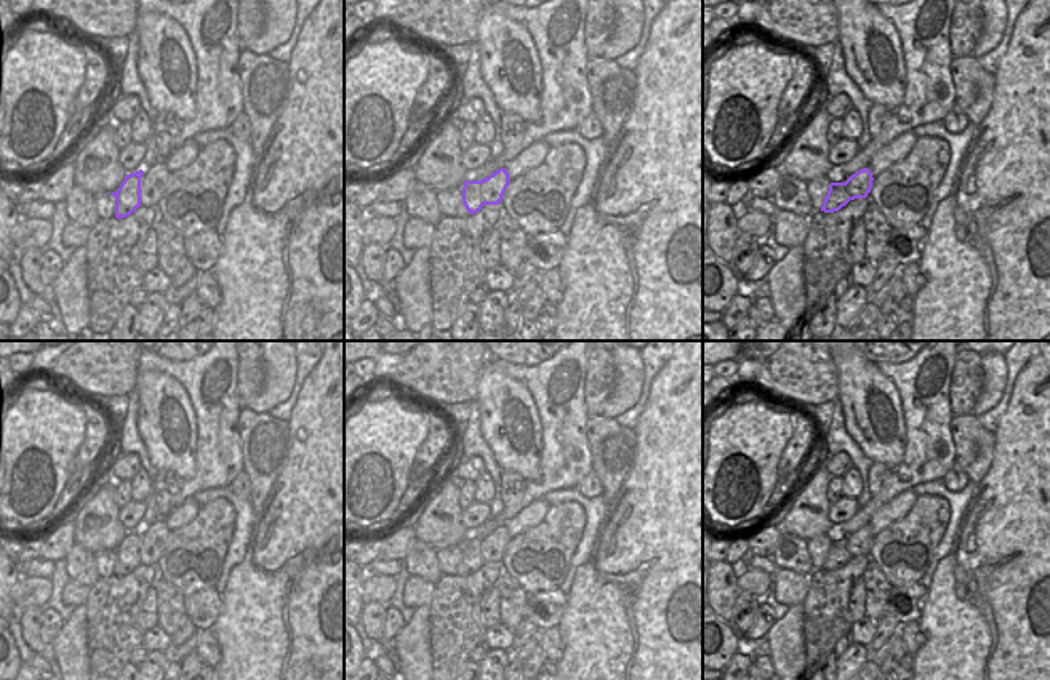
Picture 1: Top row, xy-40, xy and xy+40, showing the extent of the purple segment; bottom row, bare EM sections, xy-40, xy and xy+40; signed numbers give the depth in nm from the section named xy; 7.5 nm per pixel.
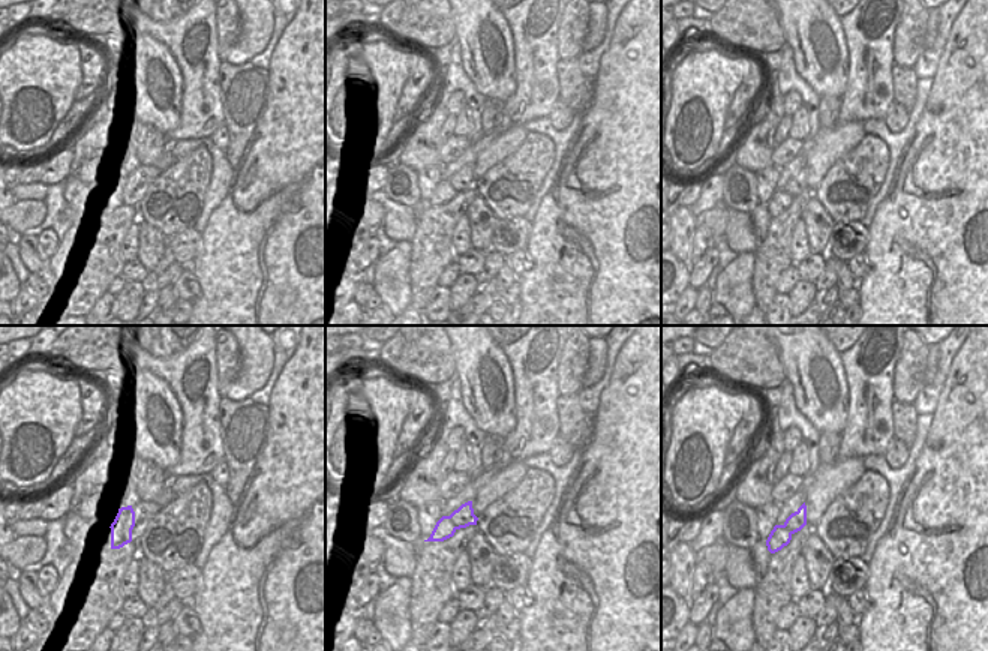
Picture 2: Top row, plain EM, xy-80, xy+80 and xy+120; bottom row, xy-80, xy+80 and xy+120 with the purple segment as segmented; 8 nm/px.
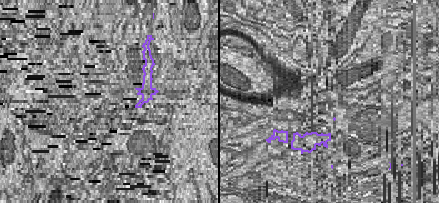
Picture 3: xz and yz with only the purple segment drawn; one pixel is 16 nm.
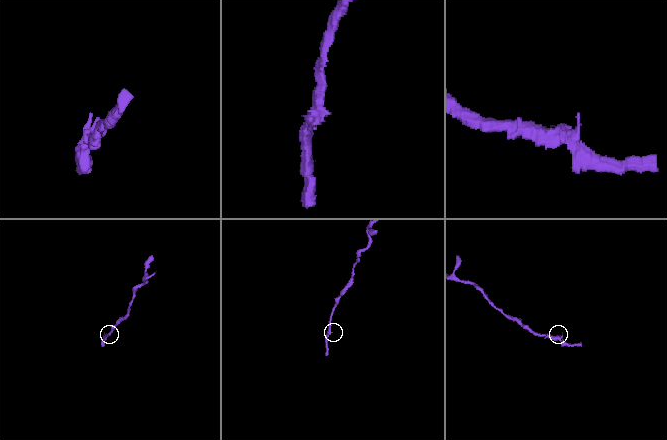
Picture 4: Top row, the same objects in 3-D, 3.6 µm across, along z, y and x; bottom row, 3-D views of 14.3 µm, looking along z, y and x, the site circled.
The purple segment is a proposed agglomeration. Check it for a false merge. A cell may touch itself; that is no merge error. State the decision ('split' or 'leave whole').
leave whole

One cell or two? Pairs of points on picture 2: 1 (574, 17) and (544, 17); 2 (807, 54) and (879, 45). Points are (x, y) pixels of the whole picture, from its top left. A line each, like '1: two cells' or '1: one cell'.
1: two cells
2: two cells

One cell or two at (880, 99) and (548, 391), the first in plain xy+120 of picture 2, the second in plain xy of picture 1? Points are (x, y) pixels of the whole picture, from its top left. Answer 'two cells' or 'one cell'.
one cell

